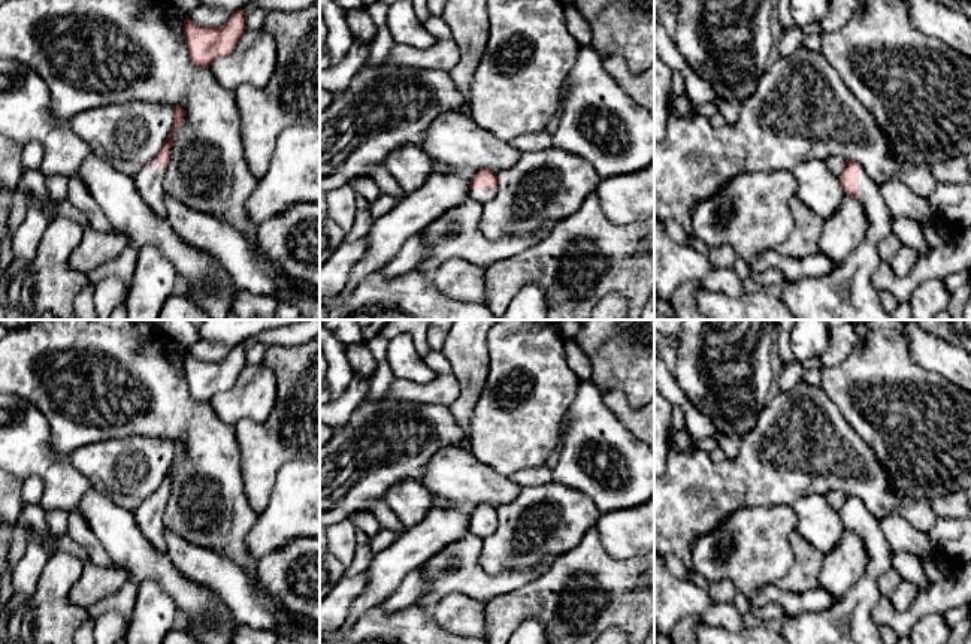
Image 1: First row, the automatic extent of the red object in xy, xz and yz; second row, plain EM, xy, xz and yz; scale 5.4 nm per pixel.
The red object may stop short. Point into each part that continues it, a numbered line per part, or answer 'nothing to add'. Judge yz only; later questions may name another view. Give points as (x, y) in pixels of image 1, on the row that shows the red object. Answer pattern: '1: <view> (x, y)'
1: yz (847, 293)

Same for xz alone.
1: xz (480, 196)

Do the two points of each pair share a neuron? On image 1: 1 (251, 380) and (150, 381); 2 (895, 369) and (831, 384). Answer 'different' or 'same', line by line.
1: different
2: same

